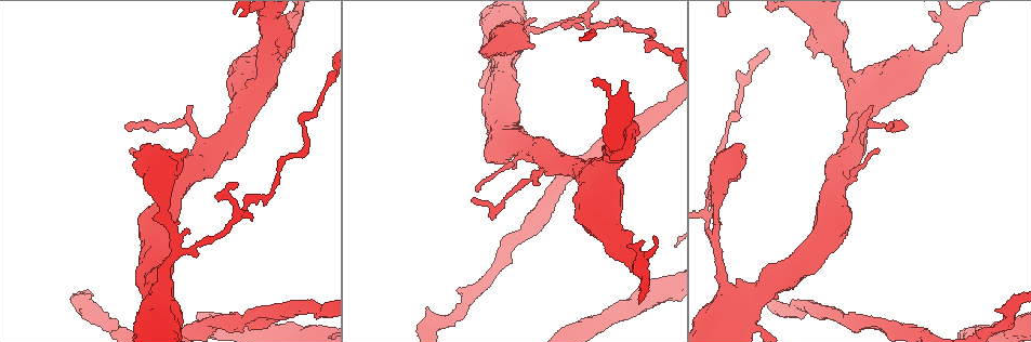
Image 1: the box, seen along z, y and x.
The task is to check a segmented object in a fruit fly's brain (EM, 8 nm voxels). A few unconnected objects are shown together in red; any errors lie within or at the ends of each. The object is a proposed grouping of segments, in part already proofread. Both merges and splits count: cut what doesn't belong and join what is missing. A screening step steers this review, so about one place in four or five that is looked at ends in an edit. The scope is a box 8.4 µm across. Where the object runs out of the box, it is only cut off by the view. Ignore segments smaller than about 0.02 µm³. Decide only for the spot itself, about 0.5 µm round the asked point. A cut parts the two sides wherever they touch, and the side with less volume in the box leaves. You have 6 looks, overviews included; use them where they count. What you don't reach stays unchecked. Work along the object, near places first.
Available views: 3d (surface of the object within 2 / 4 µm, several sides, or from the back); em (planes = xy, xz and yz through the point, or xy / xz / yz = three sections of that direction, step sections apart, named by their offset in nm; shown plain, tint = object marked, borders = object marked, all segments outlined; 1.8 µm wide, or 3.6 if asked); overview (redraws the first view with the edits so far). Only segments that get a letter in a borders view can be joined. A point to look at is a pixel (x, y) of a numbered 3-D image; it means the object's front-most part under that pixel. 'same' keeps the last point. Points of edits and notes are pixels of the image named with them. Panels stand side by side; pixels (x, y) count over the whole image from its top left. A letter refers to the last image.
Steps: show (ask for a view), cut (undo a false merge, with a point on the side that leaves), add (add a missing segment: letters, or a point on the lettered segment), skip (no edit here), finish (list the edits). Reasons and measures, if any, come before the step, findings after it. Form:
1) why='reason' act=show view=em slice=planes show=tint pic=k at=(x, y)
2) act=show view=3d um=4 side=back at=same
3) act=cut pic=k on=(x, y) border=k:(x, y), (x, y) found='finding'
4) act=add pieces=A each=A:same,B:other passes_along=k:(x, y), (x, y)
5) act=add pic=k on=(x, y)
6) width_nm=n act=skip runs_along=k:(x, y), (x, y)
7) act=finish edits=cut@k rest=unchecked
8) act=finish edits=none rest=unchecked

why='tapers out' act=show view=3d um=4 pic=1 at=(132, 149)

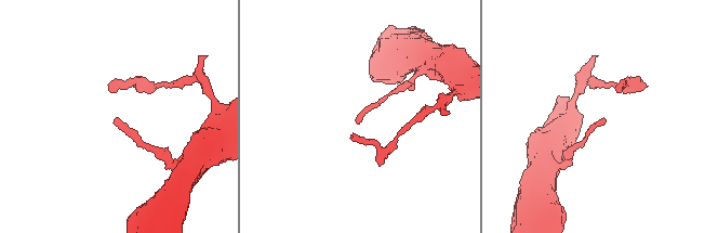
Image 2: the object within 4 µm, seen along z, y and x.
act=show view=em slice=planes show=borders pic=2 at=(359, 123)

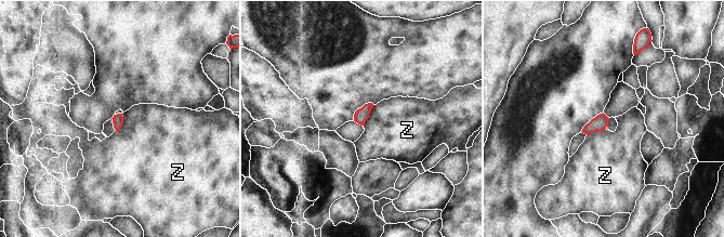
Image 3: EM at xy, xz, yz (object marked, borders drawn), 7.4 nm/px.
act=skip each=Z:other border=3:(374, 105), (363, 126) found='none of them fits'

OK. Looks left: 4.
act=show view=3d um=2 pic=1 at=(532, 49)

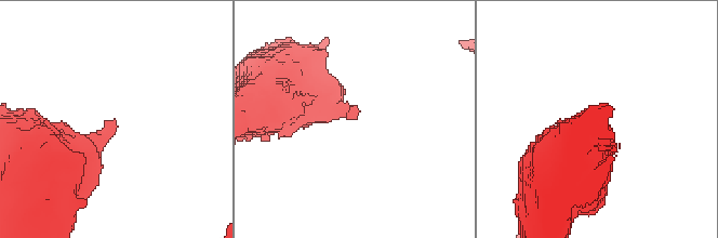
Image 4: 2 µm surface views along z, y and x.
act=show view=em slice=yz step=16 show=tint pic=4 at=(111, 121)

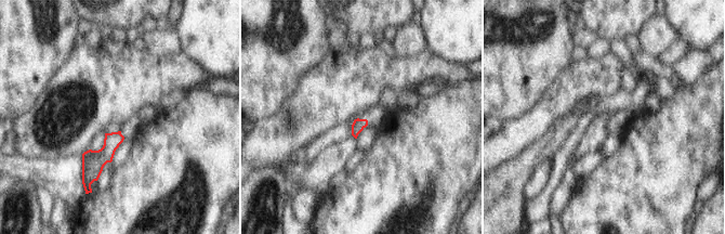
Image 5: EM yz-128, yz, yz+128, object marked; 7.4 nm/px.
act=show view=em slice=yz step=16 show=borders at=same

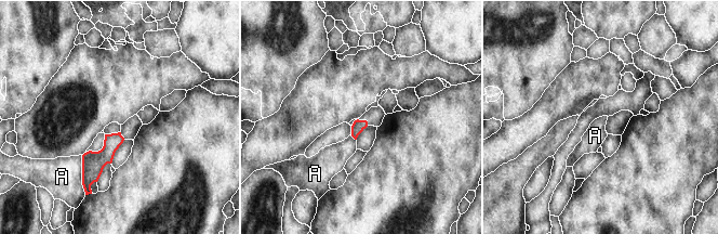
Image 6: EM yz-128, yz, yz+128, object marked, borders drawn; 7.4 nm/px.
act=skip each=A:other border=6:(81, 155), (81, 183), (83, 185) found='no lettered segment goes on from it'

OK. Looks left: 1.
why='free end' act=show view=em slice=planes show=borders pic=1 at=(271, 322)

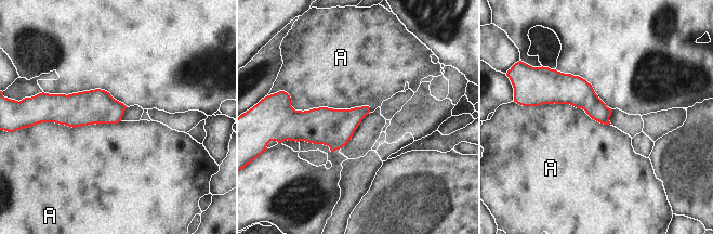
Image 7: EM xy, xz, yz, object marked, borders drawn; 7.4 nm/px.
longest_contact=A:650nm act=skip each=A:other border=7:(287, 92), (295, 109), (370, 112) found='none of them fits'

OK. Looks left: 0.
act=finish edits=none rest=unchecked

